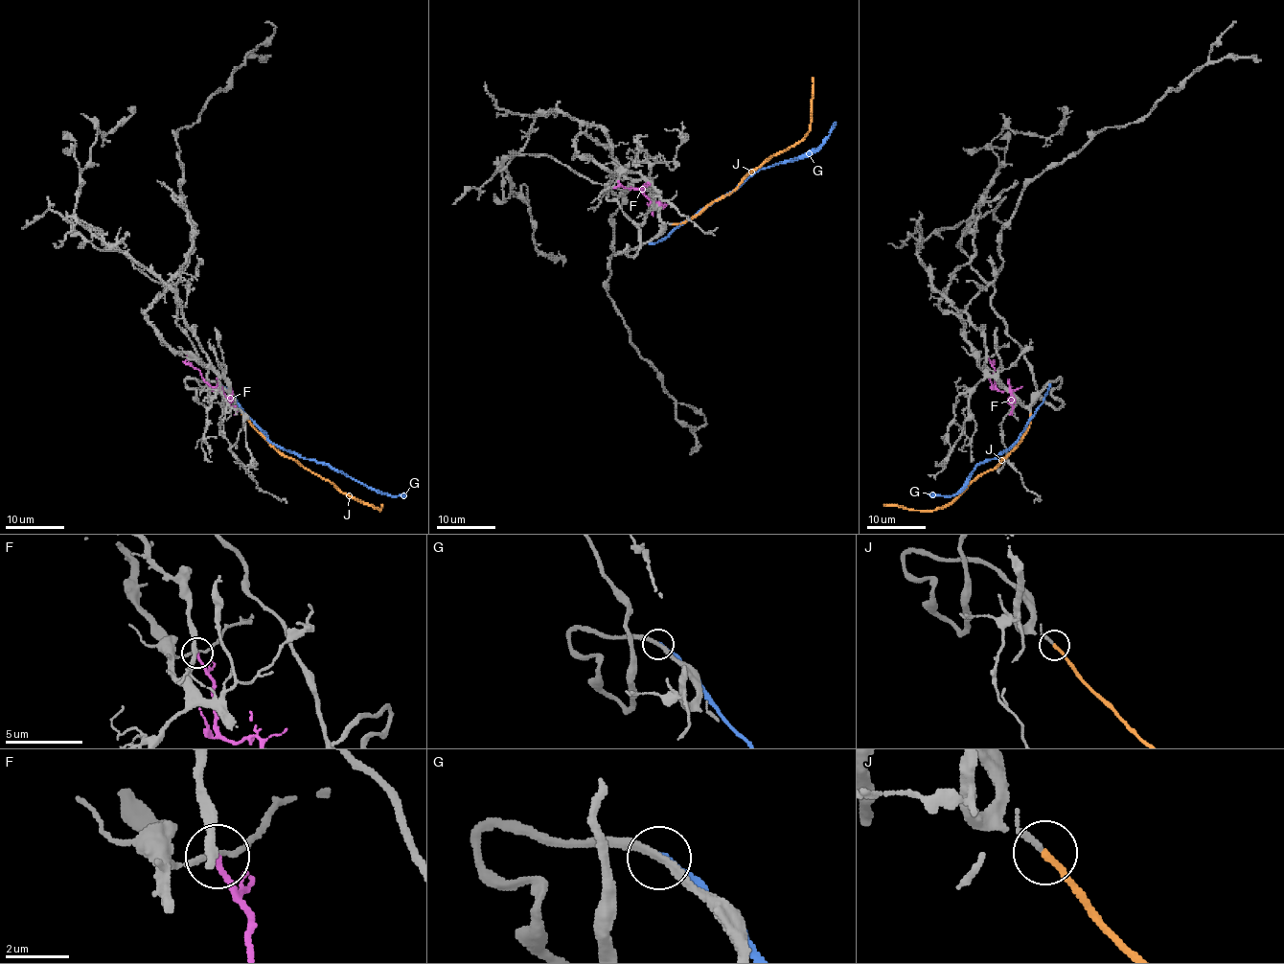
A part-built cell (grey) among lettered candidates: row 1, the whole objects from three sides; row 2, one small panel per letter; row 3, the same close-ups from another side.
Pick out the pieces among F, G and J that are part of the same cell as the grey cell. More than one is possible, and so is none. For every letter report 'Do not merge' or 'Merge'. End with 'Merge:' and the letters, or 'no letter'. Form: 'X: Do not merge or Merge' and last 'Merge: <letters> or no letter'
F: Do not merge
G: Do not merge
J: Merge
Merge: J

